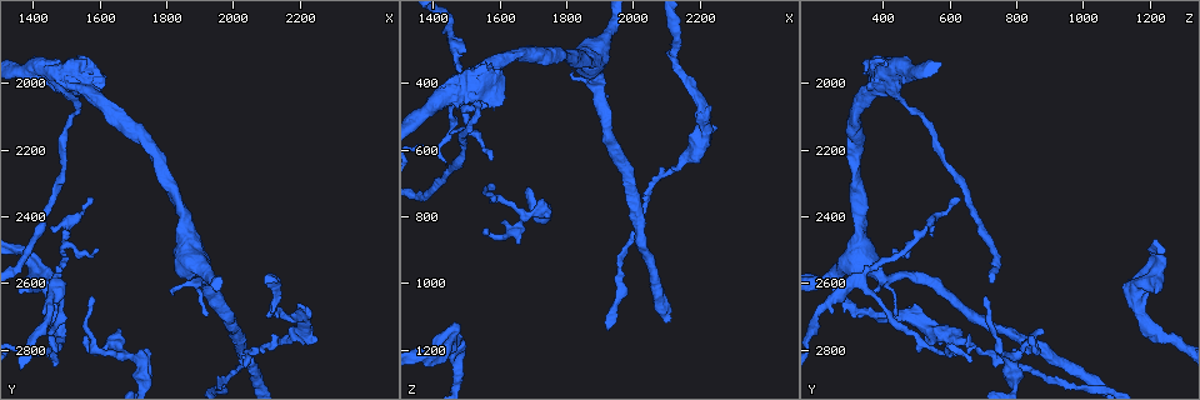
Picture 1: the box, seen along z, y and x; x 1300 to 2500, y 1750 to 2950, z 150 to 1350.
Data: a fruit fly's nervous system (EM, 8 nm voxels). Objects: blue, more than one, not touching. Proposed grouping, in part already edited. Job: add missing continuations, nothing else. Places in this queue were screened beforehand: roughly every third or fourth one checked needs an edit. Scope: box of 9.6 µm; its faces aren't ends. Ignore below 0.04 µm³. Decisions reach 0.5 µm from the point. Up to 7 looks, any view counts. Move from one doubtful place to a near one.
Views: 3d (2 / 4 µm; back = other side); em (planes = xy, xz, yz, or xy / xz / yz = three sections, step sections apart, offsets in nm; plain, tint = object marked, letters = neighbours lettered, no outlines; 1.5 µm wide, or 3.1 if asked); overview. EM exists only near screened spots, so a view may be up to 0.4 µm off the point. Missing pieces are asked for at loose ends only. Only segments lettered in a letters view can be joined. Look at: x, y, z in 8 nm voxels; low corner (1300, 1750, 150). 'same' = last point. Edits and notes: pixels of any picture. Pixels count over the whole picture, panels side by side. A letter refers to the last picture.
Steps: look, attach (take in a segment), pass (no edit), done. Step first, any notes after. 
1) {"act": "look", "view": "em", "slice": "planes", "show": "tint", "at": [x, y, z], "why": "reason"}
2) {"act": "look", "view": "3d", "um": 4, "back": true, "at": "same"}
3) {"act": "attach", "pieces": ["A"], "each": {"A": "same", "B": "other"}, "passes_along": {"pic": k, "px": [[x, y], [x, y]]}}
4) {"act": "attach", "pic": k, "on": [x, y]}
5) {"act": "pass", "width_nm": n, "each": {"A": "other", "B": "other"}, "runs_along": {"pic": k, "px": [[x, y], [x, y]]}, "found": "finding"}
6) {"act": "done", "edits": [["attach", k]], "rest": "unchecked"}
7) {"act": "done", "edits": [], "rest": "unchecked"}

{"act": "look", "view": "3d", "um": 4, "back": true, "at": [1590, 2500, 440], "why": "tapers out"}

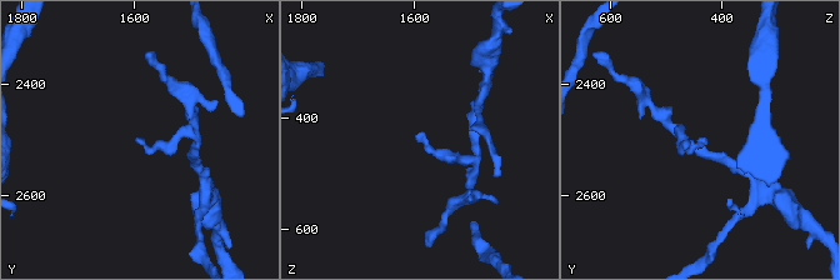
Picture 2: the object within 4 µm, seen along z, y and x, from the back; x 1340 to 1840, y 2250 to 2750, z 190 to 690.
{"act": "look", "view": "em", "slice": "planes", "show": "tint", "at": [1600, 2495, 430], "why": "need the tissue"}

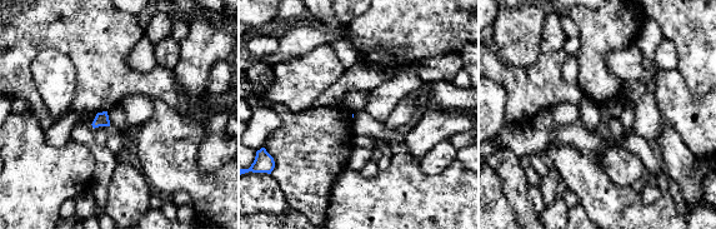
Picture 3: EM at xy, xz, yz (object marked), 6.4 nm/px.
{"act": "look", "view": "em", "slice": "planes", "show": "letters", "at": "same"}

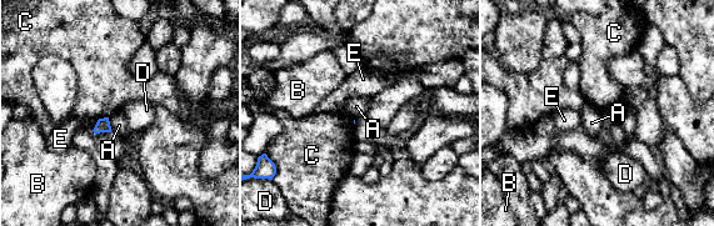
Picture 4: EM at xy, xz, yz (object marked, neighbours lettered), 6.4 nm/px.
{"act": "pass", "each": {"A": "other", "B": "other", "C": "other", "D": "other", "E": "other"}, "border": {"pic": 4, "px": [[108, 117], [111, 131]]}, "found": "none of them fits"}

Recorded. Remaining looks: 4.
{"act": "look", "view": "em", "slice": "planes", "show": "letters", "at": [1650, 2740, 880], "why": "an open end"}

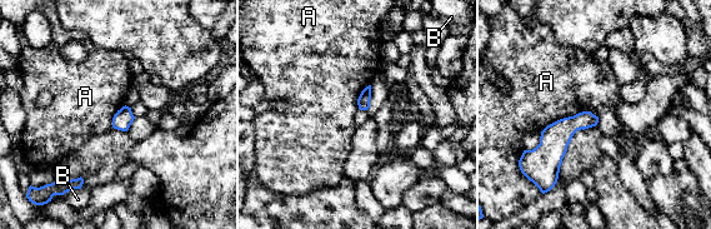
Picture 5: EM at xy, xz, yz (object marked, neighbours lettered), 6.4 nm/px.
{"act": "pass", "each": {"A": "other", "B": "other"}, "found": "no lettered segment goes on from it"}

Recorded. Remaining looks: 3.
{"act": "look", "view": "em", "slice": "yz", "step": 4, "show": "tint", "at": [1570, 2640, 710], "why": "tapers out"}

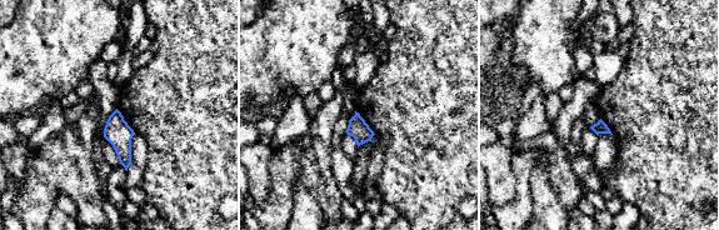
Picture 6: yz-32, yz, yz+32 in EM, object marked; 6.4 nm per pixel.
{"act": "look", "view": "em", "slice": "xz", "step": 8, "show": "tint", "at": "same", "why": "another direction"}

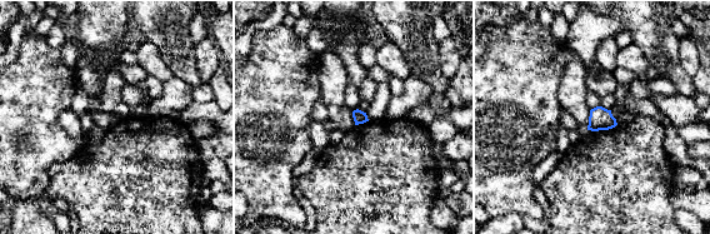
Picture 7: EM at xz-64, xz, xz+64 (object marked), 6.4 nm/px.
{"act": "look", "view": "em", "slice": "xz", "step": 8, "show": "letters", "at": "same", "why": "see the neighbours"}

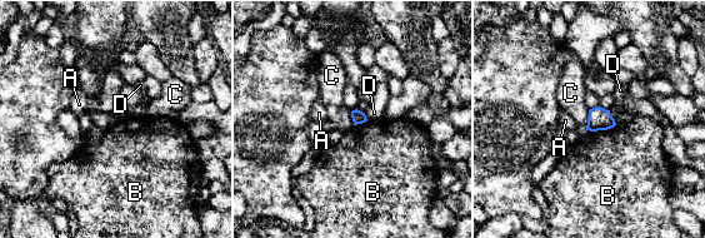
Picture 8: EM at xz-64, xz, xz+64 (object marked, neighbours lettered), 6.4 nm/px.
{"act": "pass", "width_nm": 80, "longest_contact_nm": ["B", 200], "each": {"A": "other", "B": "other", "C": "other", "D": "other"}, "found": "none of them fits"}

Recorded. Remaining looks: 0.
{"act": "done", "edits": [], "rest": "unchecked"}

